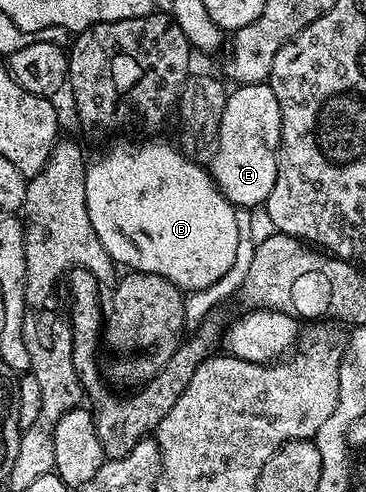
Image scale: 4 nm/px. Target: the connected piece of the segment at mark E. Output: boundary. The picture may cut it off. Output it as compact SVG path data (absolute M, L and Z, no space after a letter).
M253 82L236 85L234 89L227 95L225 112L217 119L219 139L209 163L209 173L232 206L262 207L277 180L281 108L270 84Z

